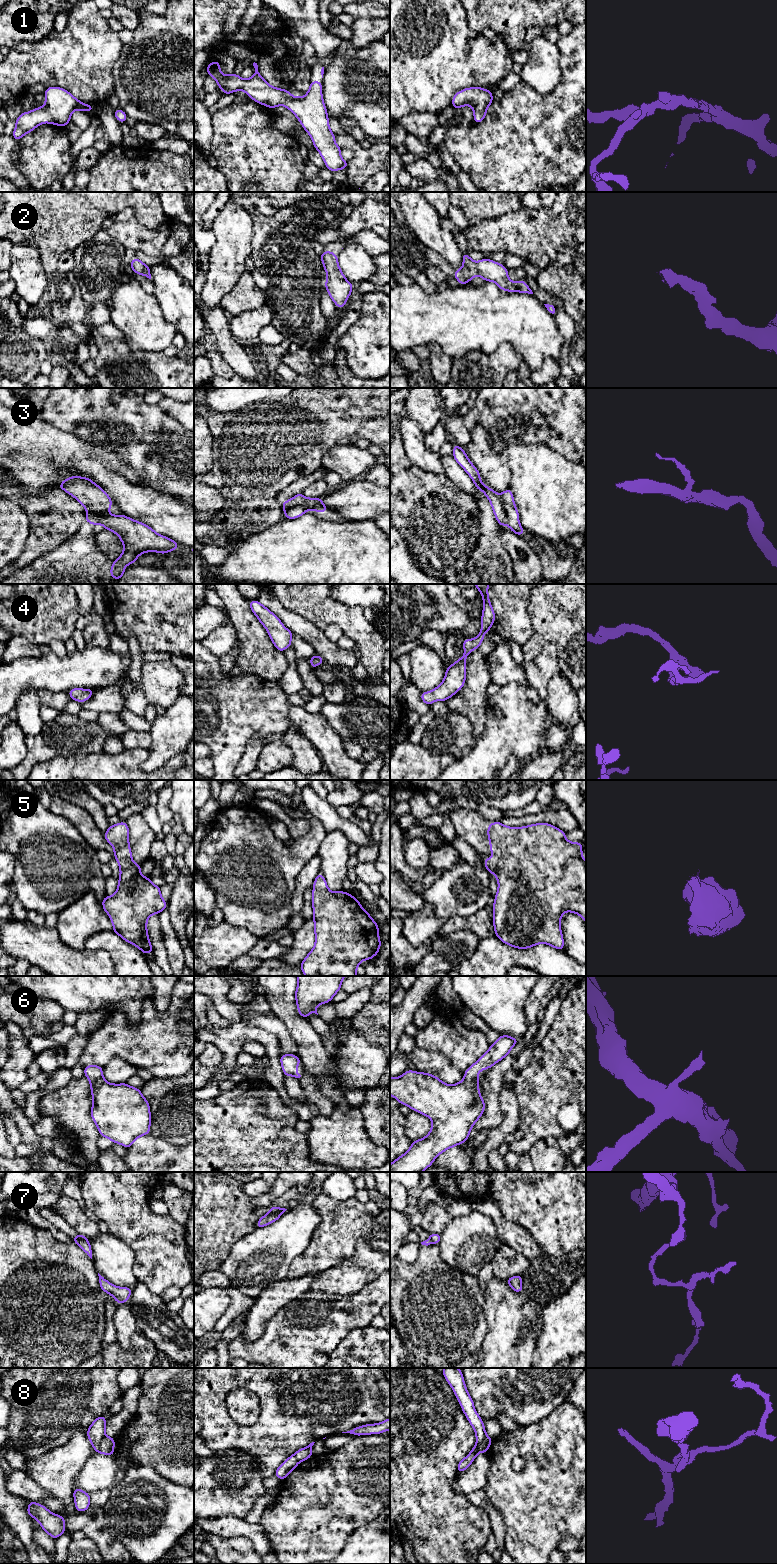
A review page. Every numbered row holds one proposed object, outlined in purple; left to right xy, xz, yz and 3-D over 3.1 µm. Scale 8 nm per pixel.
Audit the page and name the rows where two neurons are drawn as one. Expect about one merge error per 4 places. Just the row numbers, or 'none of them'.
7, 8

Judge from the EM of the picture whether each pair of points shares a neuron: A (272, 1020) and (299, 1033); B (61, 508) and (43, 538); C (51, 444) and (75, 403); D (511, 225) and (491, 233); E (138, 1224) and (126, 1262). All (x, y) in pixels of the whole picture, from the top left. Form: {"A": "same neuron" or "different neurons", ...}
{"A": "different neurons", "B": "same neuron", "C": "different neurons", "D": "same neuron", "E": "different neurons"}

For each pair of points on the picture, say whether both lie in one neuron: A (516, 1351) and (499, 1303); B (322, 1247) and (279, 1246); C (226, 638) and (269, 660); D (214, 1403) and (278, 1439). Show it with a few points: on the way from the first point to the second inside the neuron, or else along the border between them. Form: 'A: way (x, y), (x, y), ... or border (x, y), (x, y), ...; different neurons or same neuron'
A: way (511, 1339), (511, 1319), (508, 1315); same neuron
B: border (317, 1226), (309, 1245), (290, 1264); different neurons
C: border (230, 619), (238, 641); different neurons
D: way (224, 1421), (240, 1437), (260, 1439); same neuron

